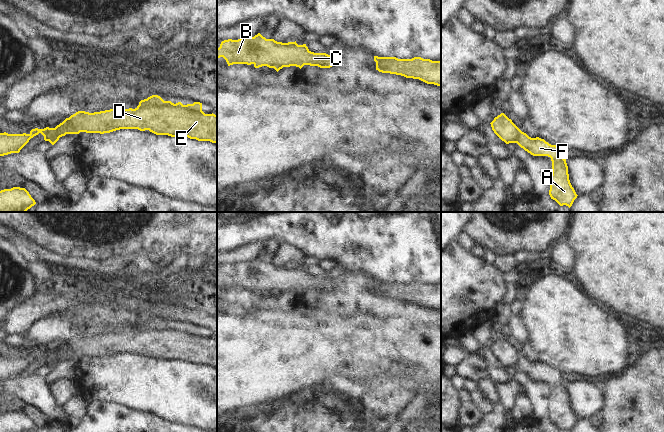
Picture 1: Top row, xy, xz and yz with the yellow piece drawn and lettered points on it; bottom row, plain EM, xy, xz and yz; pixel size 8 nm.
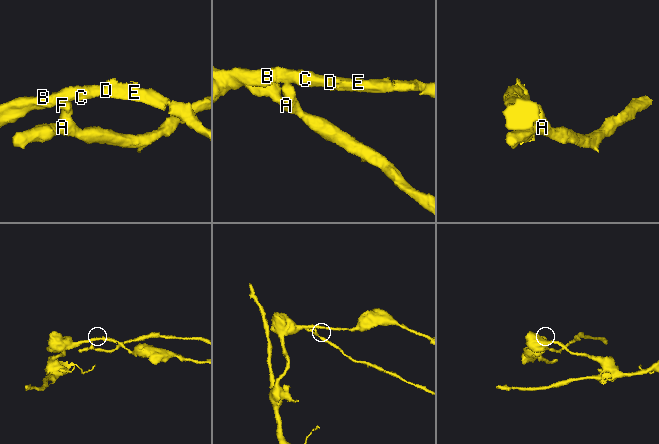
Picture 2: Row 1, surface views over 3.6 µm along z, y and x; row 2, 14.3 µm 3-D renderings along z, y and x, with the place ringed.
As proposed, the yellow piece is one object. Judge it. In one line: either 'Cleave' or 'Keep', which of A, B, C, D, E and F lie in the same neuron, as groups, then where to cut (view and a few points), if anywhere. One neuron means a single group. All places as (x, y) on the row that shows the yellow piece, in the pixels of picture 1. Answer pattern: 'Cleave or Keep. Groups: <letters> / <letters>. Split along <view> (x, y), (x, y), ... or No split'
Cleave. Groups: A F / B C D E. Split along xy (59, 136), (53, 134), (48, 140)

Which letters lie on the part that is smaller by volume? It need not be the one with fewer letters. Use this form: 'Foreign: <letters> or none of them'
Foreign: A, F

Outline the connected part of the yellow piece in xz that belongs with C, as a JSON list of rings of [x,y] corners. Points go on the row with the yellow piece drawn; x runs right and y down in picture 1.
[[[260,33],[254,37],[244,37],[238,40],[224,40],[217,47],[217,60],[223,57],[228,66],[233,64],[253,64],[255,68],[267,66],[290,67],[300,69],[304,65],[330,68],[338,62],[339,53],[311,52],[306,44],[298,45],[295,42],[282,43],[274,39],[266,39]]]

